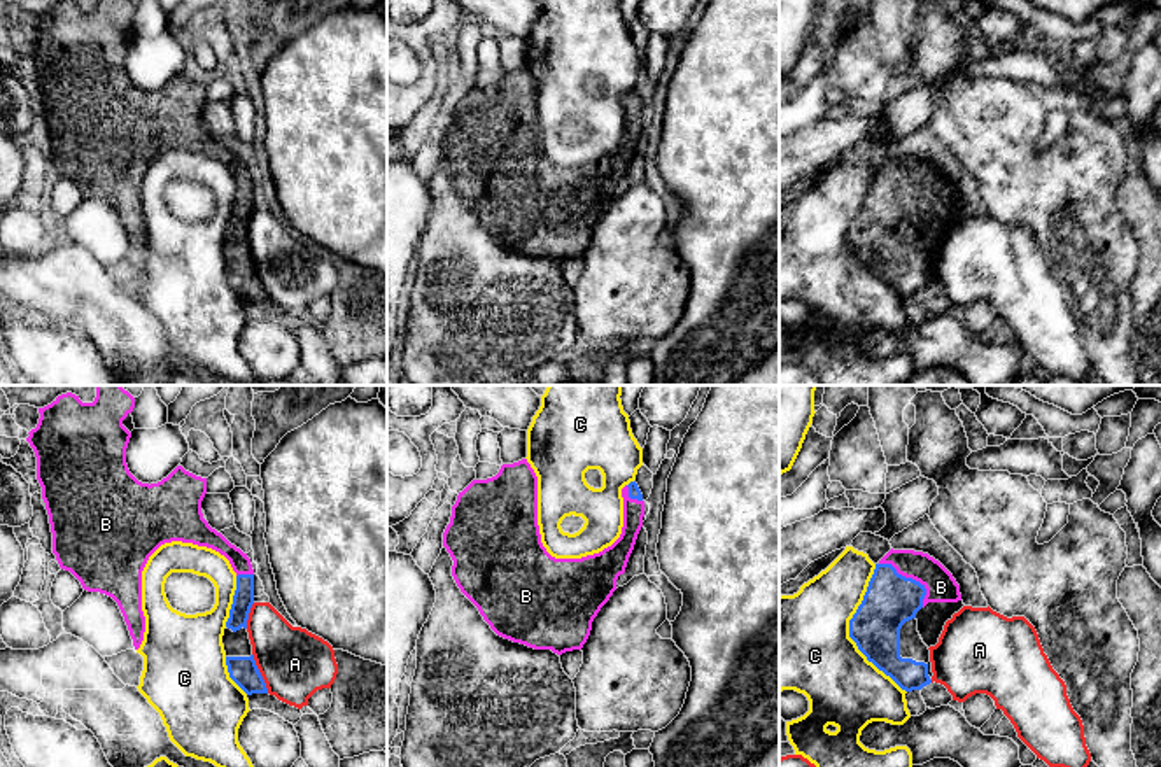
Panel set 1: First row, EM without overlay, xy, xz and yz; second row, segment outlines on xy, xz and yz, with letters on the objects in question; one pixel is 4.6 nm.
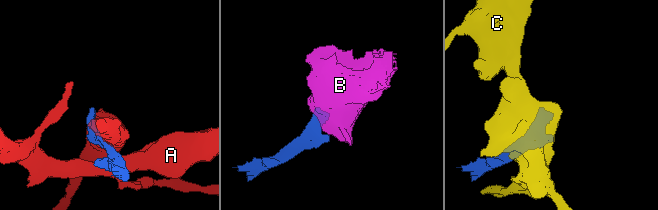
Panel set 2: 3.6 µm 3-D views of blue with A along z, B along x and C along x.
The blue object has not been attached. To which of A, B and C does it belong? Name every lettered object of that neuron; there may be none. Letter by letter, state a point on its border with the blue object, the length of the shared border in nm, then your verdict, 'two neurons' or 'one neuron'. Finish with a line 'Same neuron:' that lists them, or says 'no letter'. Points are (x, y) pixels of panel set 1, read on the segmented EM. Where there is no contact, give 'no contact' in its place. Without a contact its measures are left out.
A: contact xy (260, 673); length 200 nm; two neurons
B: contact yz (911, 578); length 300 nm; one neuron
C: contact yz (850, 631); length 600 nm; two neurons
Same neuron: B

